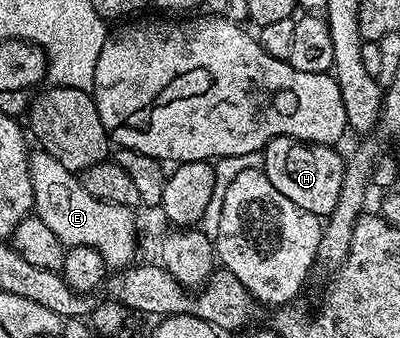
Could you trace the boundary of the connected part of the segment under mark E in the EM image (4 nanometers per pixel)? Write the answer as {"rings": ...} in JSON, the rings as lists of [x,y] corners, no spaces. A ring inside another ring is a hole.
{"rings":[[[44,152],[30,155],[30,175],[34,193],[33,213],[62,241],[63,247],[87,246],[96,248],[104,256],[107,267],[125,268],[135,261],[138,250],[138,230],[135,211],[128,206],[101,202],[82,187],[82,179],[60,160]]]}

